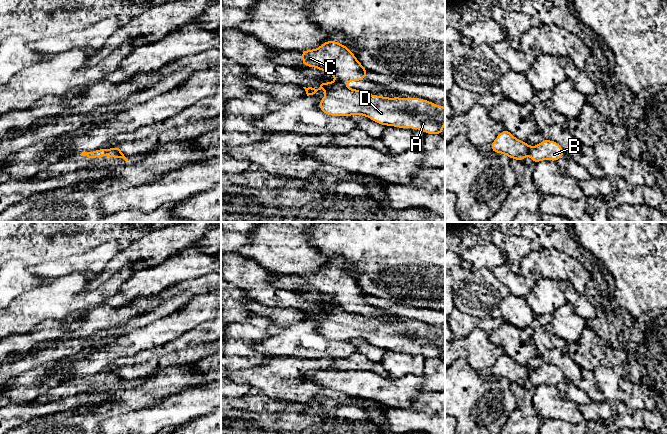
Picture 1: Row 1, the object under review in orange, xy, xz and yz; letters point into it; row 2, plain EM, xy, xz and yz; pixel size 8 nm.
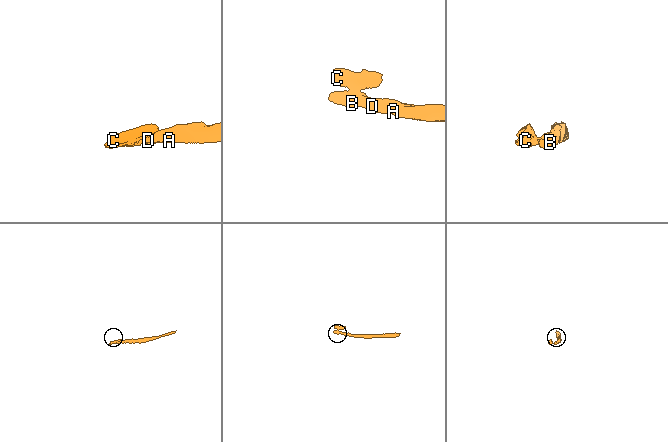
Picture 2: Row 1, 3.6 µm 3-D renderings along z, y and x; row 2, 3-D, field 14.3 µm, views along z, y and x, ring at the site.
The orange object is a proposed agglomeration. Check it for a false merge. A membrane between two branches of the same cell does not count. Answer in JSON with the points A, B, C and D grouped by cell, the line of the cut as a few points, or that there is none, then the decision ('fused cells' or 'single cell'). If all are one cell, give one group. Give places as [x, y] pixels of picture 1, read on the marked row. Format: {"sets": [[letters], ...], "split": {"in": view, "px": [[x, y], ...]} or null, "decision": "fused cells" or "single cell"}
{"sets": [["A", "B", "D"], ["C"]], "split": {"in": "xz", "px": [[337, 80], [343, 84]]}, "decision": "fused cells"}

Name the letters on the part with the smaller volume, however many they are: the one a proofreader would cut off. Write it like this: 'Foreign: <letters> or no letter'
Foreign: C

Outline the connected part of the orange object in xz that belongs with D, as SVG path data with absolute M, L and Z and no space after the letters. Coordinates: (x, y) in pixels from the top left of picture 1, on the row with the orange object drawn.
M324 82L318 89L303 87L307 96L315 94L318 90L325 90L326 95L319 103L319 109L330 116L363 115L376 123L398 128L411 128L424 131L426 134L440 135L444 130L445 107L436 105L420 98L388 98L372 95L358 89L350 89L343 83Z

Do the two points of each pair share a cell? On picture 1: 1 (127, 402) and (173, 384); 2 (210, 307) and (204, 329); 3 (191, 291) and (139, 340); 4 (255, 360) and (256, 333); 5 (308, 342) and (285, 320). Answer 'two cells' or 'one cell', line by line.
1: one cell
2: two cells
3: two cells
4: one cell
5: two cells

